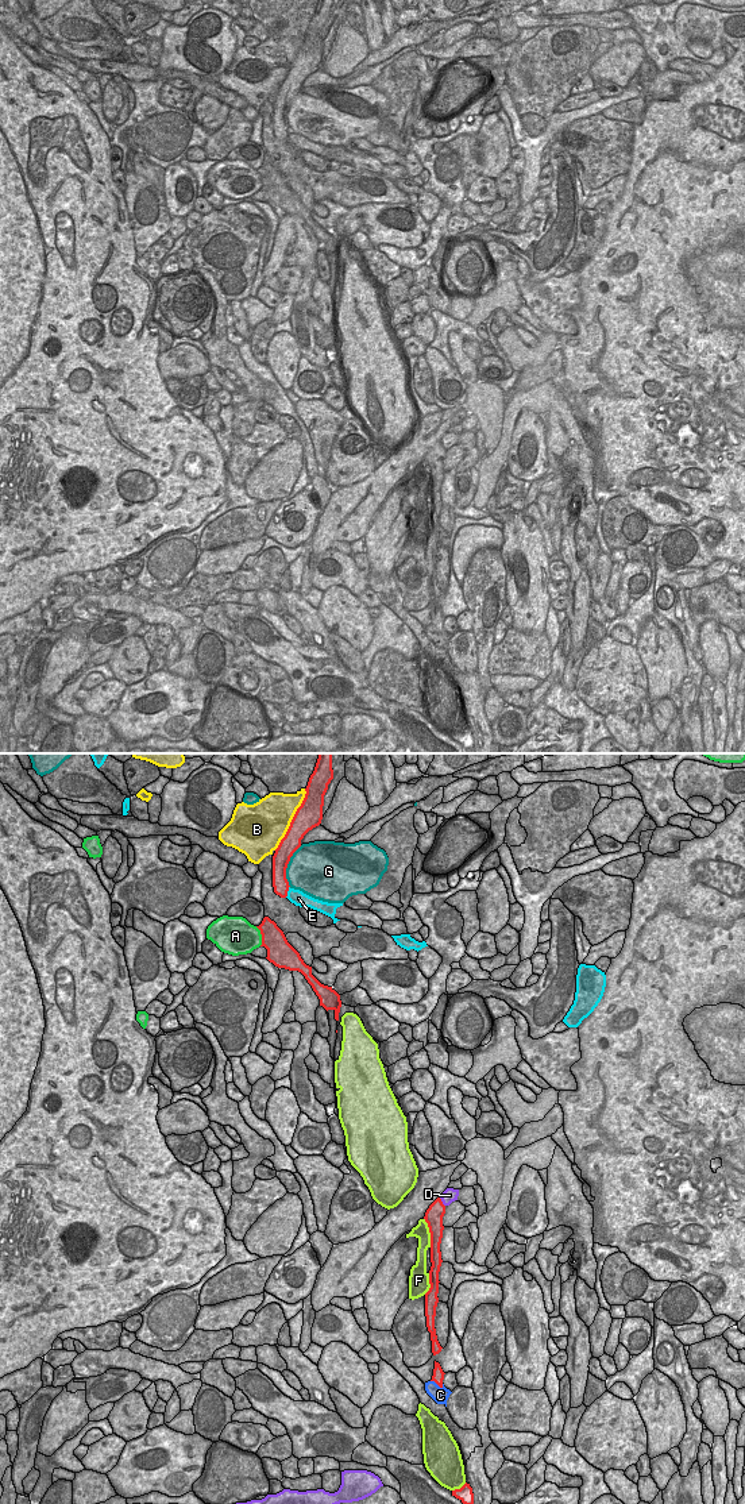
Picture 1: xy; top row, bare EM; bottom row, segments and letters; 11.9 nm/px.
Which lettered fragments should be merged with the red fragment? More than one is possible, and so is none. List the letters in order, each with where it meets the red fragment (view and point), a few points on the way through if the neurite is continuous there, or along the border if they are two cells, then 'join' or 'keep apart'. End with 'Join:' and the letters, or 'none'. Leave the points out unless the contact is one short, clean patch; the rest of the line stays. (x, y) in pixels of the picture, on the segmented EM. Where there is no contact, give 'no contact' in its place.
A: meets red in xy at (262, 936); border along xy (255, 926), (261, 934), (261, 945); keep apart
B: meets red in xy at (292, 820); keep apart
C: meets red in xy at (437, 1384); border along xy (431, 1380), (443, 1387); keep apart
D: meets red in xy at (442, 1202); keep apart
E: meets red in xy at (288, 890); border along xy (289, 886), (285, 897); keep apart
F: meets red in xy at (429, 1231); keep apart
G: meets red in xy at (286, 866); keep apart
Join: none

